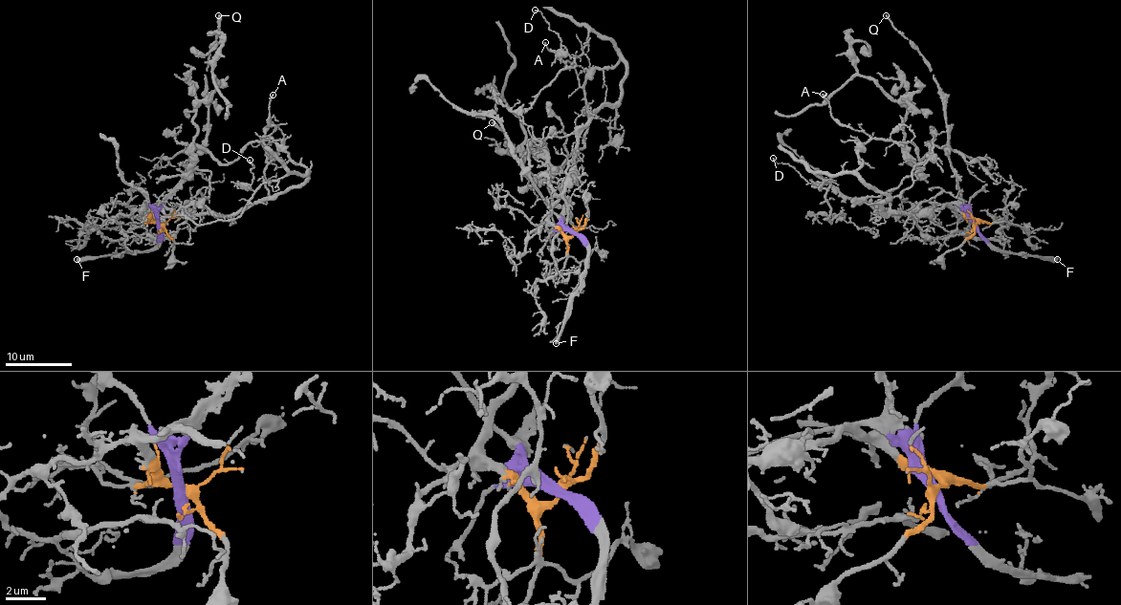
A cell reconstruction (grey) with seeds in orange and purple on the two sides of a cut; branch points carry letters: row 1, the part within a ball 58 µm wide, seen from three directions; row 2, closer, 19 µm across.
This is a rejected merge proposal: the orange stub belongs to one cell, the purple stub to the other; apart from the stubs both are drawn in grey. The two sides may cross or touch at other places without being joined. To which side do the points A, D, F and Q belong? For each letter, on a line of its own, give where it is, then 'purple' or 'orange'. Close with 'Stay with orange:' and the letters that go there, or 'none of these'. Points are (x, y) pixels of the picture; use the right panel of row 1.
A: place (823, 94); orange
D: place (773, 158); orange
F: place (1057, 259); purple
Q: place (886, 15); purple
Stay with orange: A, D

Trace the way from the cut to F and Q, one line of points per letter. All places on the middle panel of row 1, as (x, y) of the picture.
F: (574, 231), (586, 248), (583, 282), (573, 296), (569, 316), (557, 343)
Q: (574, 231), (560, 218), (565, 201), (559, 190), (561, 183), (527, 172), (506, 135), (492, 121)

